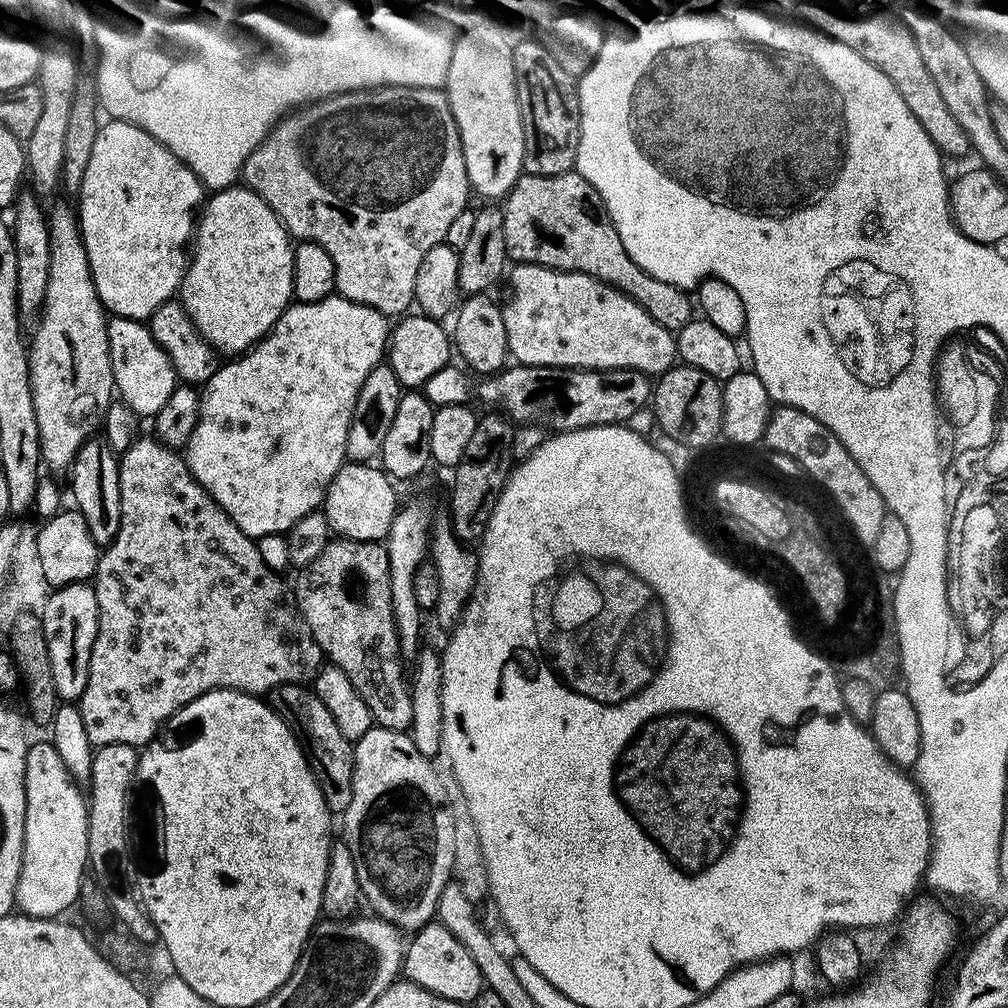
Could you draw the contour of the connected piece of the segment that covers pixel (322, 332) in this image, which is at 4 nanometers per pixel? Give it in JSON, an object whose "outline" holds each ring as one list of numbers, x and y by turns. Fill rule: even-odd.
{"outline":[[339,294,309,304,293,302,288,305,288,309,278,318,275,328,263,340,253,344,249,351,221,363,214,378,210,378,202,385,202,391,199,393,200,416,193,433,190,434,186,449,188,469,192,471,194,479,212,495,214,502,218,502,218,506,222,506,222,510,230,514,230,518,245,534,253,538,287,534,302,517,317,511,323,505,324,495,334,474,338,474,338,470,346,462,346,438,358,390,362,390,370,370,377,368,385,359,389,335,390,320,383,312,370,306,356,304,353,300,345,300]]}

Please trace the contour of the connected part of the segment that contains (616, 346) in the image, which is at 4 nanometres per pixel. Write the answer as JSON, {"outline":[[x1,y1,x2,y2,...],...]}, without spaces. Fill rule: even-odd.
{"outline":[[516,264,507,277,512,293,503,305,506,338,511,359,516,364,551,368,595,368,608,372,612,368,629,368,645,372,649,378,667,371,677,363,676,338,661,324,654,322,646,310,625,292,619,292,604,280,581,272,559,272,537,264]]}

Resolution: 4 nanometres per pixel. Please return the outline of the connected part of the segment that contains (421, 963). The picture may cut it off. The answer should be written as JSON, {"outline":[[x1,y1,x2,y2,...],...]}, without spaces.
{"outline":[[439,922,427,924,407,941,402,976,411,984,422,986,442,998,457,1000,462,1006,486,988,478,963,471,958,470,951]]}

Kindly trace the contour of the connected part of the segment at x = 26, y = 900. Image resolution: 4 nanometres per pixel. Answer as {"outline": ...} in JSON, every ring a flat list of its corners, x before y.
{"outline":[[50,742,44,744,33,743,29,747,26,758,26,770,24,771,24,789,26,790,26,814,24,815,24,849,22,850,22,866,18,874,18,886,16,887,16,902,15,907,19,909,25,916,37,916,43,920,51,920,53,918,63,917,64,911,67,910,71,904,75,905,80,899,80,882,85,879,86,872,84,867,89,867,90,861,88,859,88,809,90,807,89,801,80,793,81,785,73,780,71,774,66,768,66,764,62,762,59,757,58,750]]}

